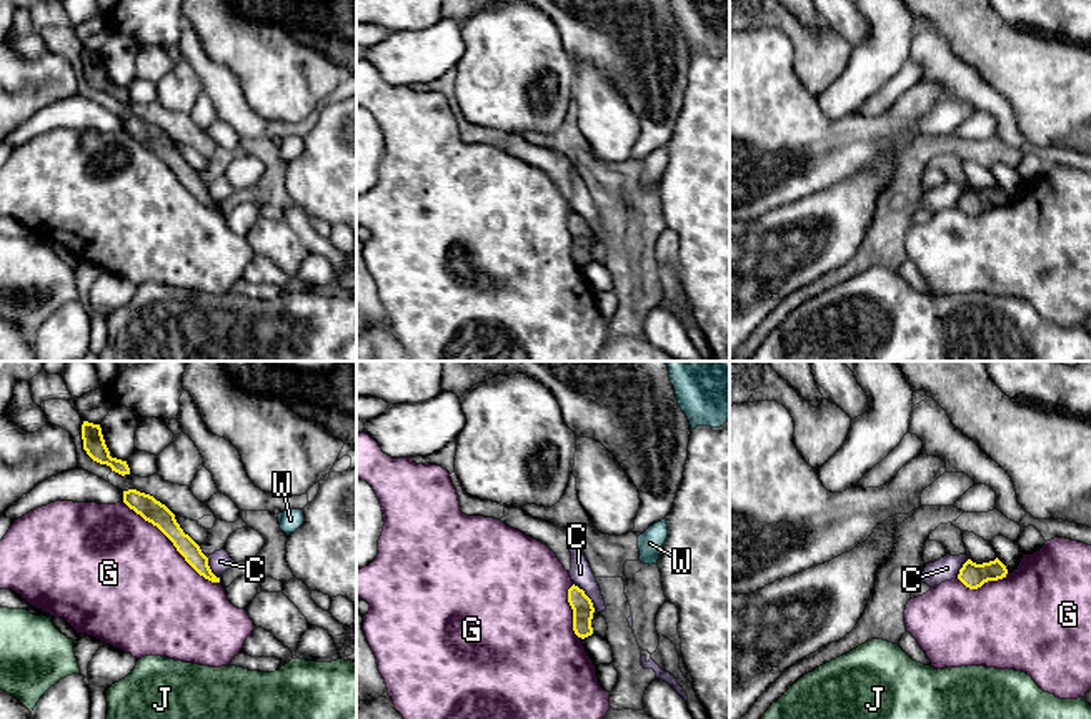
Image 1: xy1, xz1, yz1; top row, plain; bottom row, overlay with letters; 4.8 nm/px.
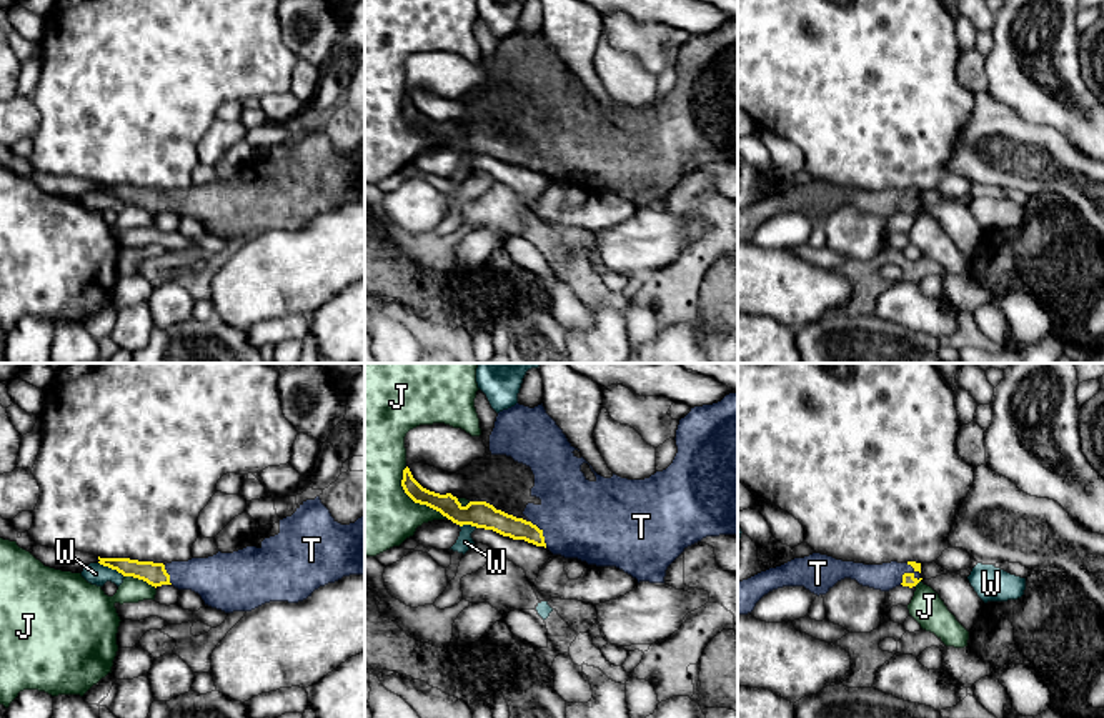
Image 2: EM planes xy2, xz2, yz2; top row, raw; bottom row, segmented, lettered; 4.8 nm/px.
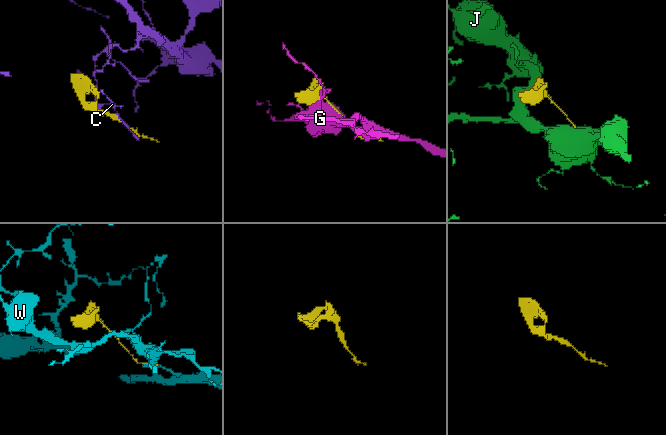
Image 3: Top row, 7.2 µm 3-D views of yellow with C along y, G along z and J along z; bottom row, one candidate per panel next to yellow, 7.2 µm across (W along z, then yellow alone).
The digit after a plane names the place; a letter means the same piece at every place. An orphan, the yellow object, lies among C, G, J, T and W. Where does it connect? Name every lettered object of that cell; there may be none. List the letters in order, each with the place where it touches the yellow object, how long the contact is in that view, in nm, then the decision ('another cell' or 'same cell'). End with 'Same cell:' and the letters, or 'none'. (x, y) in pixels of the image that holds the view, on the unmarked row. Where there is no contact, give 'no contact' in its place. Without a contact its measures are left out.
C: xz1 (587, 223) | 170 nm | another cell
G: xy1 (174, 172) | 600 nm | another cell
J: xz2 (415, 129) | 340 nm | another cell
T: yz2 (906, 200) | 120 nm | same cell
W: xy2 (112, 195) | 150 nm | another cell
Same cell: T

